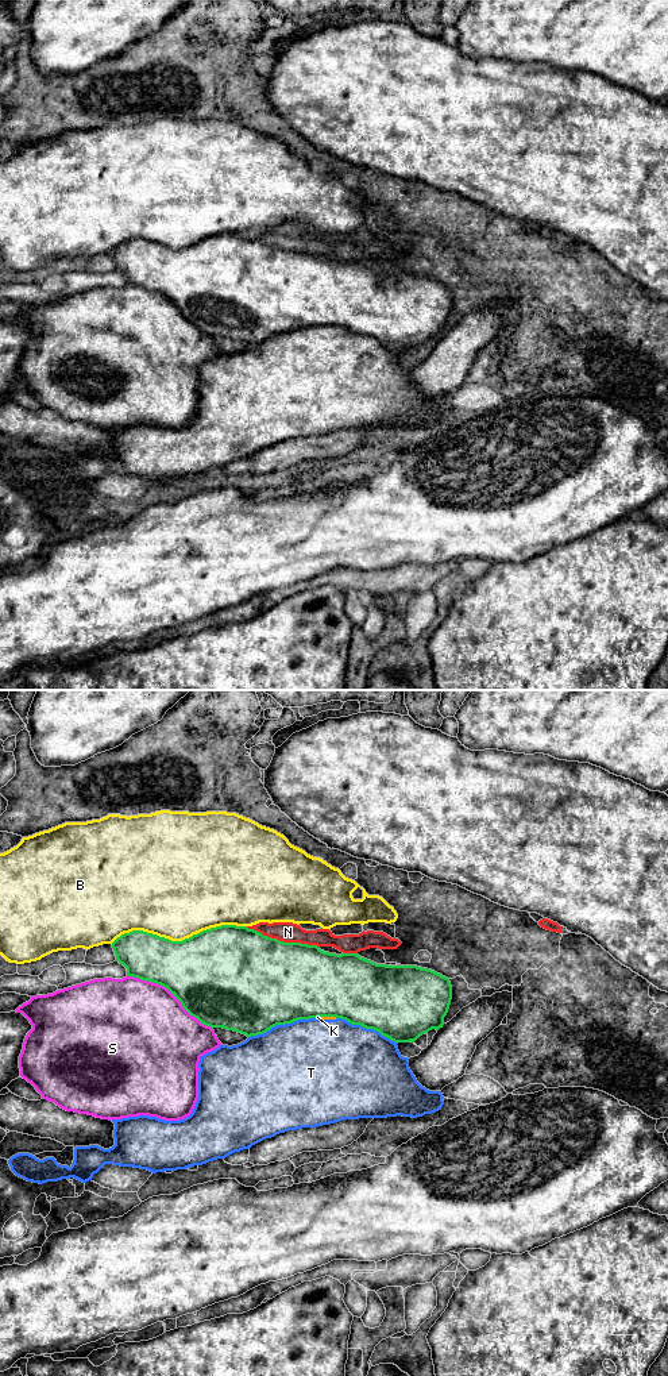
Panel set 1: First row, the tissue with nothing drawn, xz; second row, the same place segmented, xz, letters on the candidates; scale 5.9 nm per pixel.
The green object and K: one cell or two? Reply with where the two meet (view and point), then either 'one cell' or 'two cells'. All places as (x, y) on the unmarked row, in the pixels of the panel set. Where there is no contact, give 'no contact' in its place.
xz (327, 324) | two cells

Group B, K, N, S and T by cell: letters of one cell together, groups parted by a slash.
B / K T / N / S

